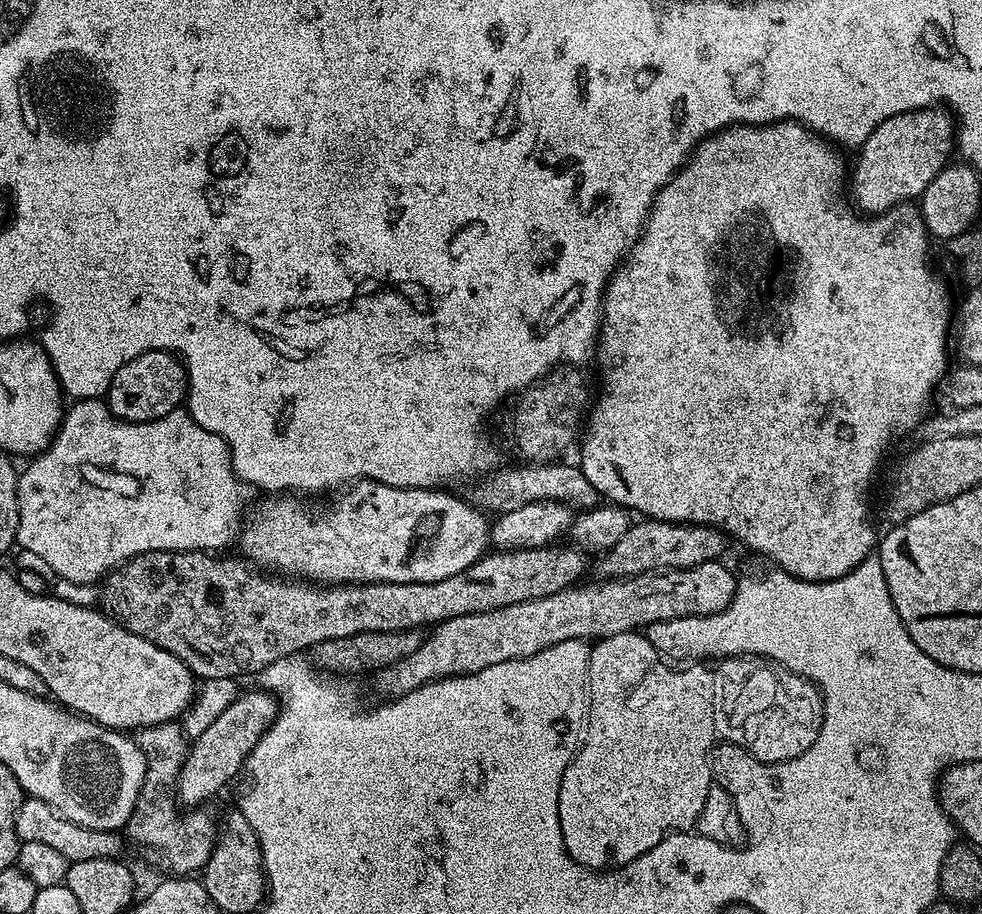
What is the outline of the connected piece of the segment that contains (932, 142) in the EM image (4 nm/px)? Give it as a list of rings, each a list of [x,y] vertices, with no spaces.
[[[933,107],[920,108],[917,112],[907,112],[906,114],[898,114],[894,118],[886,118],[886,122],[882,122],[882,126],[878,126],[870,134],[870,138],[866,138],[859,145],[860,157],[856,160],[856,165],[850,168],[850,184],[852,180],[852,196],[856,199],[856,204],[861,208],[864,214],[879,214],[888,212],[896,207],[897,204],[912,202],[923,197],[928,191],[930,182],[934,182],[934,178],[940,172],[944,171],[949,163],[948,151],[953,151],[954,134],[952,130],[948,130],[947,120]]]

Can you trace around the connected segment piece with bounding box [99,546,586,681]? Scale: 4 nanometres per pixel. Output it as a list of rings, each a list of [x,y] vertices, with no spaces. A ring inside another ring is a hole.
[[[558,546],[523,548],[517,552],[492,550],[481,556],[478,562],[474,562],[474,566],[470,566],[462,574],[456,574],[454,578],[444,578],[442,582],[338,584],[328,587],[321,586],[315,582],[301,582],[296,578],[281,578],[276,574],[265,574],[243,559],[240,559],[241,561],[219,560],[216,557],[219,555],[209,554],[204,550],[198,552],[147,552],[146,554],[138,554],[133,560],[126,560],[123,564],[116,565],[107,576],[103,577],[102,583],[99,585],[99,587],[101,586],[101,605],[99,604],[99,607],[128,632],[138,634],[142,638],[146,638],[146,642],[150,642],[154,646],[158,646],[162,650],[174,654],[174,658],[178,658],[191,670],[193,677],[199,678],[201,681],[213,680],[214,678],[241,678],[240,676],[246,675],[247,672],[260,674],[274,662],[295,657],[297,654],[307,653],[308,649],[313,648],[318,642],[326,642],[334,638],[346,638],[350,634],[362,634],[363,632],[410,632],[413,630],[424,630],[429,626],[443,624],[446,620],[453,620],[466,614],[489,612],[490,610],[498,610],[502,606],[514,606],[518,602],[530,602],[538,598],[546,598],[550,594],[558,594],[564,588],[573,587],[579,581],[576,579],[584,572],[584,559],[586,559],[586,556],[581,549],[575,546],[567,546],[568,548],[556,547]]]

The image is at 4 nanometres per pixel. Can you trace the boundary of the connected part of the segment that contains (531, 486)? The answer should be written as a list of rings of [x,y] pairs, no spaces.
[[[524,462],[521,463],[521,468],[493,471],[487,477],[489,480],[485,484],[480,484],[473,490],[471,499],[492,514],[518,510],[518,506],[530,506],[534,502],[543,500],[558,502],[573,510],[587,510],[601,503],[600,491],[585,478],[584,473],[575,463],[552,463],[556,462]]]

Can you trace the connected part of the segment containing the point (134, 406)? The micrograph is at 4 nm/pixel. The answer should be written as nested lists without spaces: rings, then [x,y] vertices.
[[[147,352],[122,366],[110,382],[106,403],[113,416],[131,424],[145,424],[177,411],[185,403],[188,377],[179,356],[171,352]]]

